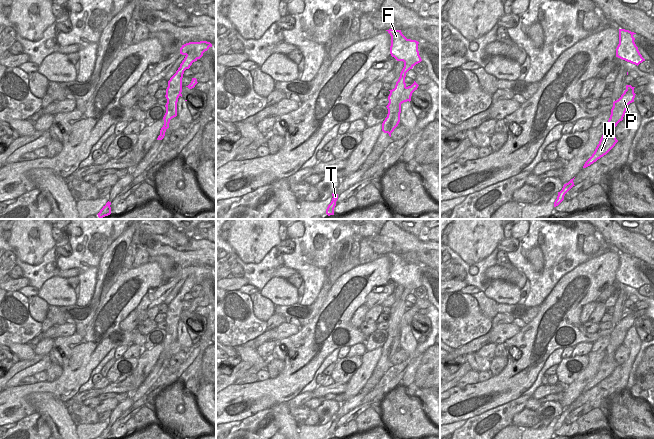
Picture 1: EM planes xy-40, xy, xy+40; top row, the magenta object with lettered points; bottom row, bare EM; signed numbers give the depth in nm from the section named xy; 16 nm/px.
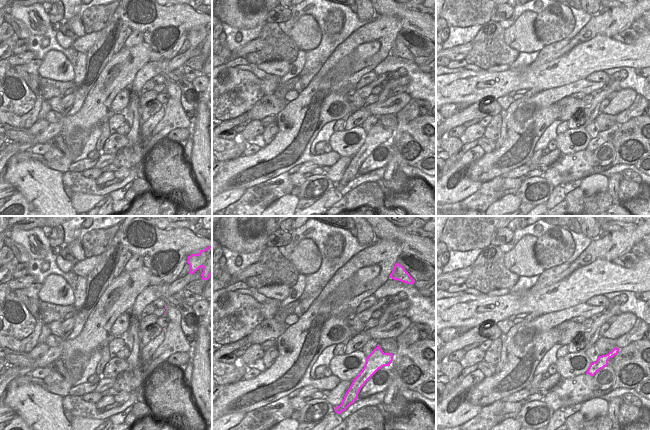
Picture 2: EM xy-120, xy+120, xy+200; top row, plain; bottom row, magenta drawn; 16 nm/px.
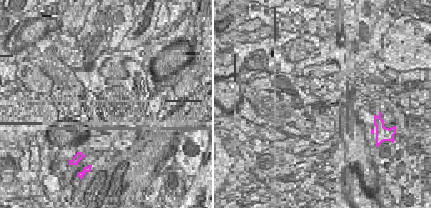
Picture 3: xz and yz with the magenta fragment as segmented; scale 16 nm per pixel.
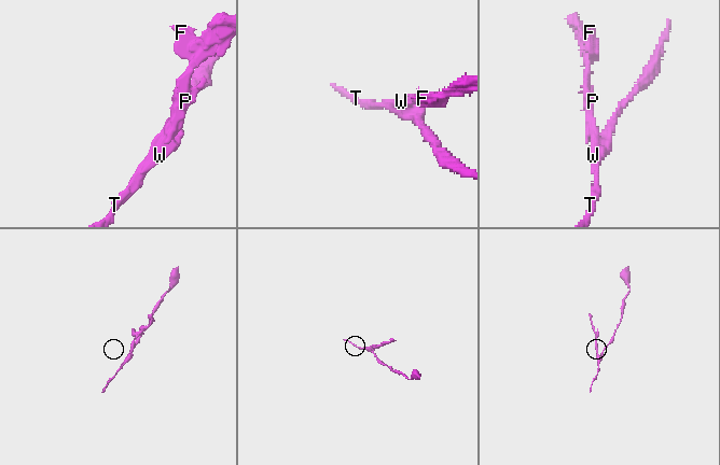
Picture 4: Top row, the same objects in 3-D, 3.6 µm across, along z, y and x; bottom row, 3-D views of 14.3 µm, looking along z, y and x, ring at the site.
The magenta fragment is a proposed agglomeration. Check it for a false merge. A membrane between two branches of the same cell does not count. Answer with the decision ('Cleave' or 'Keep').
Cleave

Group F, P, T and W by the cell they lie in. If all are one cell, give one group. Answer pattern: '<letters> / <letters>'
F P / T W

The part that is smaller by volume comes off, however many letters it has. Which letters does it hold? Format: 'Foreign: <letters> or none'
Foreign: F, P

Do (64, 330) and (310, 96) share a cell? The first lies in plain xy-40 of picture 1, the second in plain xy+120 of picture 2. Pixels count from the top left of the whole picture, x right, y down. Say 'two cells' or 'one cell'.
two cells

